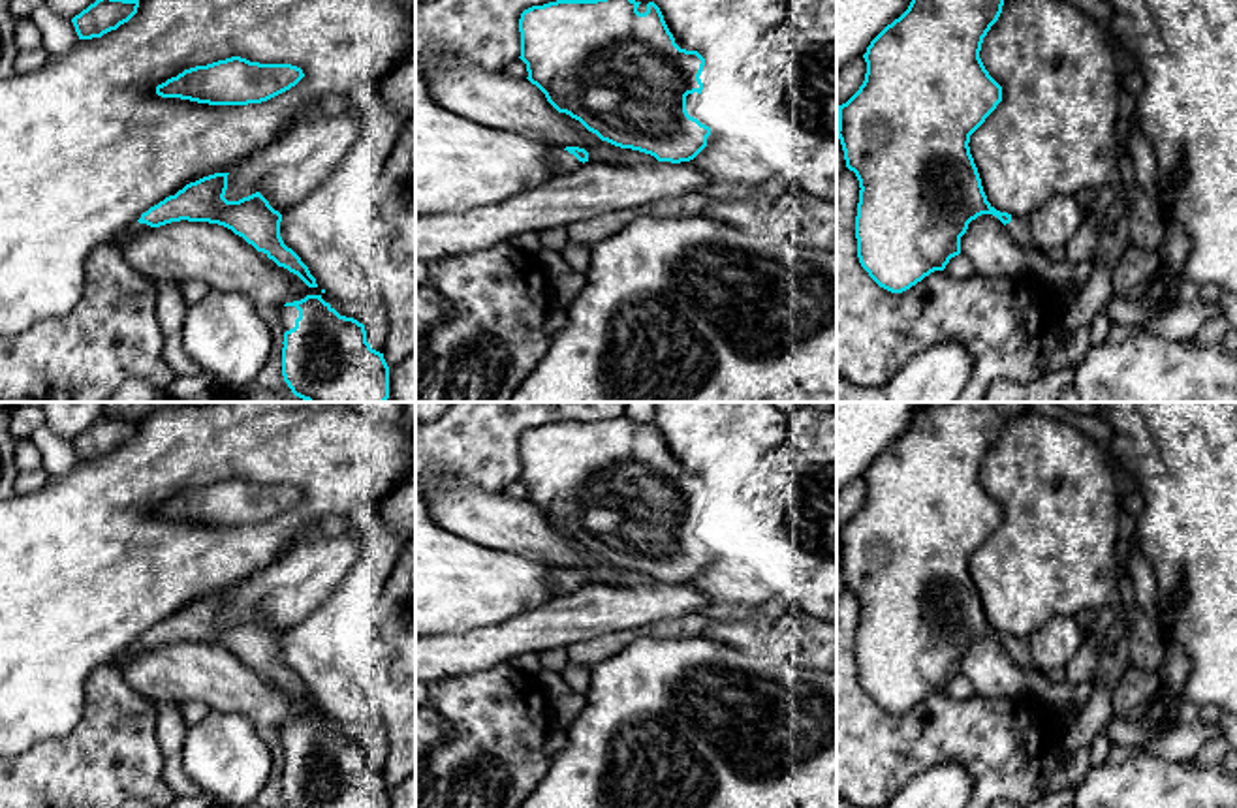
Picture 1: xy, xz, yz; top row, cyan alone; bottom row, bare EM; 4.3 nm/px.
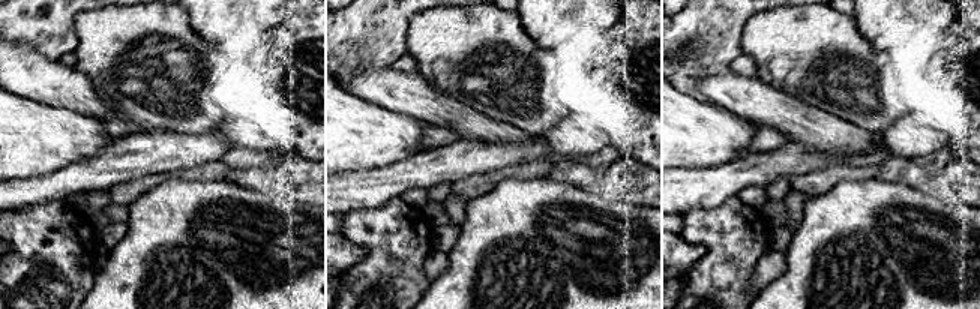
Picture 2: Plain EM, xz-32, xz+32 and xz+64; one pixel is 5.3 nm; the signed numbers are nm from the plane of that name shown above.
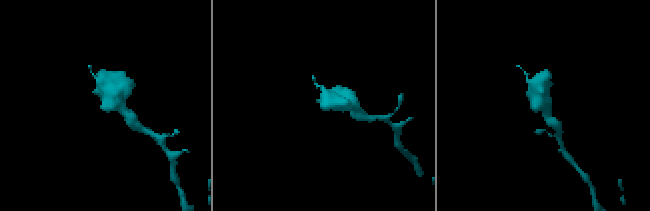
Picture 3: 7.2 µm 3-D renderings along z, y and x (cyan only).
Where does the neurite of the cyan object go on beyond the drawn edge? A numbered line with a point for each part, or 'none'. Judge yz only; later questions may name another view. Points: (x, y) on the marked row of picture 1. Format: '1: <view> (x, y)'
1: yz (1019, 230)

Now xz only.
1: xz (561, 160)

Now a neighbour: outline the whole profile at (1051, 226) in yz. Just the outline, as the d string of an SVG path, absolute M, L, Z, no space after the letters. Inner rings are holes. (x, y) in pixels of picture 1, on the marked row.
M1055 195L1028 218L1034 248L1041 252L1064 248L1083 220L1085 210L1077 205L1073 195Z

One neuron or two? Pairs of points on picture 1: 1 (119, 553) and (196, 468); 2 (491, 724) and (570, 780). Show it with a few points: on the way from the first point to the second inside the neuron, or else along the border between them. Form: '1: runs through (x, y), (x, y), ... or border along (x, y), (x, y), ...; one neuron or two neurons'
1: runs through (119, 527), (170, 476); one neuron
2: border along (549, 760), (546, 775), (532, 788); two neurons

